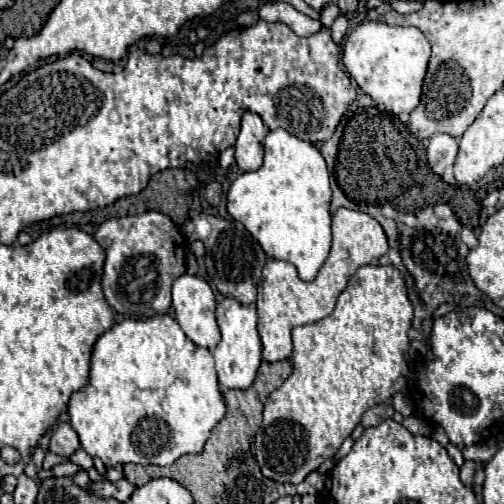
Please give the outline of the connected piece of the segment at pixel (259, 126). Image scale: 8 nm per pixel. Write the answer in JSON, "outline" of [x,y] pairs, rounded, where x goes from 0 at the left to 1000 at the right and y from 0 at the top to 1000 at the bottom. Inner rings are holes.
{"outline":[[[490,220],[478,236],[478,260],[466,284],[466,319],[478,339],[506,339],[522,323],[522,276],[534,256],[510,224]]]}

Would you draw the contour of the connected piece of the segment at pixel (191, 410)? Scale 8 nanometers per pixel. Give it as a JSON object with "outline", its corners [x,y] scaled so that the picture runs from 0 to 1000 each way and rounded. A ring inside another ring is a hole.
{"outline":[[[308,625],[300,633],[244,633],[236,641],[228,641],[216,657],[208,657],[192,681],[185,685],[185,700],[181,700],[181,740],[177,740],[177,760],[157,772],[153,780],[141,784],[137,792],[137,839],[141,847],[153,855],[161,887],[181,903],[181,907],[196,907],[212,927],[224,927],[232,919],[272,919],[272,923],[339,923],[347,919],[359,903],[367,899],[399,899],[415,855],[446,827],[446,800],[442,800],[442,784],[435,776],[435,756],[427,744],[427,720],[423,720],[423,704],[415,700],[415,692],[391,688],[387,681],[379,681],[367,661],[359,657],[355,641],[335,629],[335,625]]]}

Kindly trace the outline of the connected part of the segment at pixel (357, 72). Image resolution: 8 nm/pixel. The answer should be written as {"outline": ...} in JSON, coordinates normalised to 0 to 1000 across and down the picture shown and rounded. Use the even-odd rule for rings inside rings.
{"outline":[[[752,42],[712,46],[685,77],[681,129],[692,153],[772,224],[815,224],[831,208],[851,125],[851,81],[827,54],[780,54]]]}

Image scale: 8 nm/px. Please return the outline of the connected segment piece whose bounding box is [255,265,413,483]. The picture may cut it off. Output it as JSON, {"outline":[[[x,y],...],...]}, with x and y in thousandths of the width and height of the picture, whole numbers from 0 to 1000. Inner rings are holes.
{"outline":[[[720,526],[708,534],[708,542],[692,554],[688,569],[681,573],[681,581],[673,585],[669,593],[669,605],[665,605],[665,617],[649,629],[641,629],[637,637],[629,641],[617,641],[617,645],[601,645],[601,649],[585,649],[581,653],[581,704],[577,704],[577,716],[581,716],[581,740],[562,756],[558,768],[550,768],[530,800],[526,800],[526,812],[522,812],[522,839],[518,839],[518,851],[510,855],[506,863],[506,907],[510,907],[510,919],[518,927],[518,938],[550,958],[597,958],[617,935],[633,931],[633,923],[657,907],[661,899],[669,899],[669,891],[677,887],[677,879],[696,863],[696,855],[704,851],[704,843],[716,835],[716,823],[724,812],[748,804],[748,800],[768,800],[776,796],[776,788],[788,780],[788,776],[800,776],[804,764],[808,764],[808,752],[812,752],[812,669],[808,669],[808,657],[815,649],[815,633],[819,633],[819,609],[815,609],[815,597],[808,593],[808,577],[804,577],[804,562],[800,562],[800,550],[796,542],[768,526],[768,530],[756,530],[756,526]]]}

